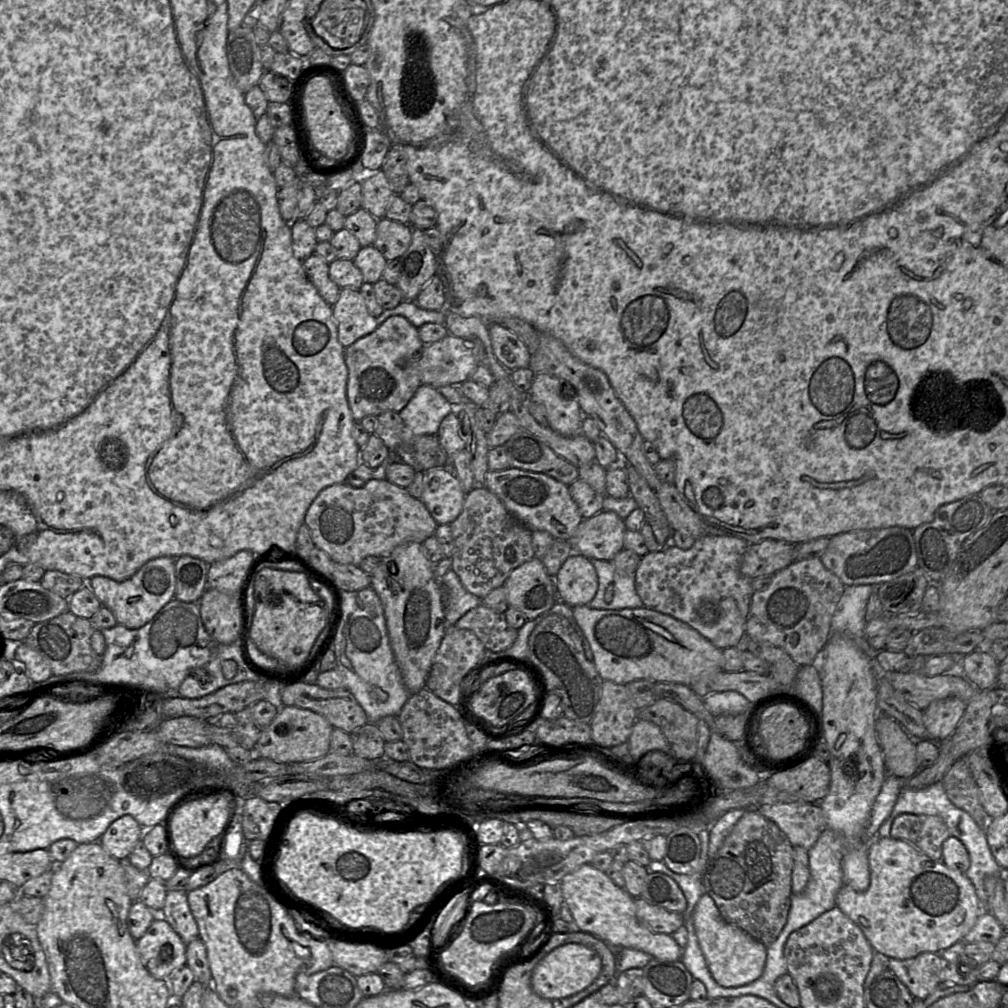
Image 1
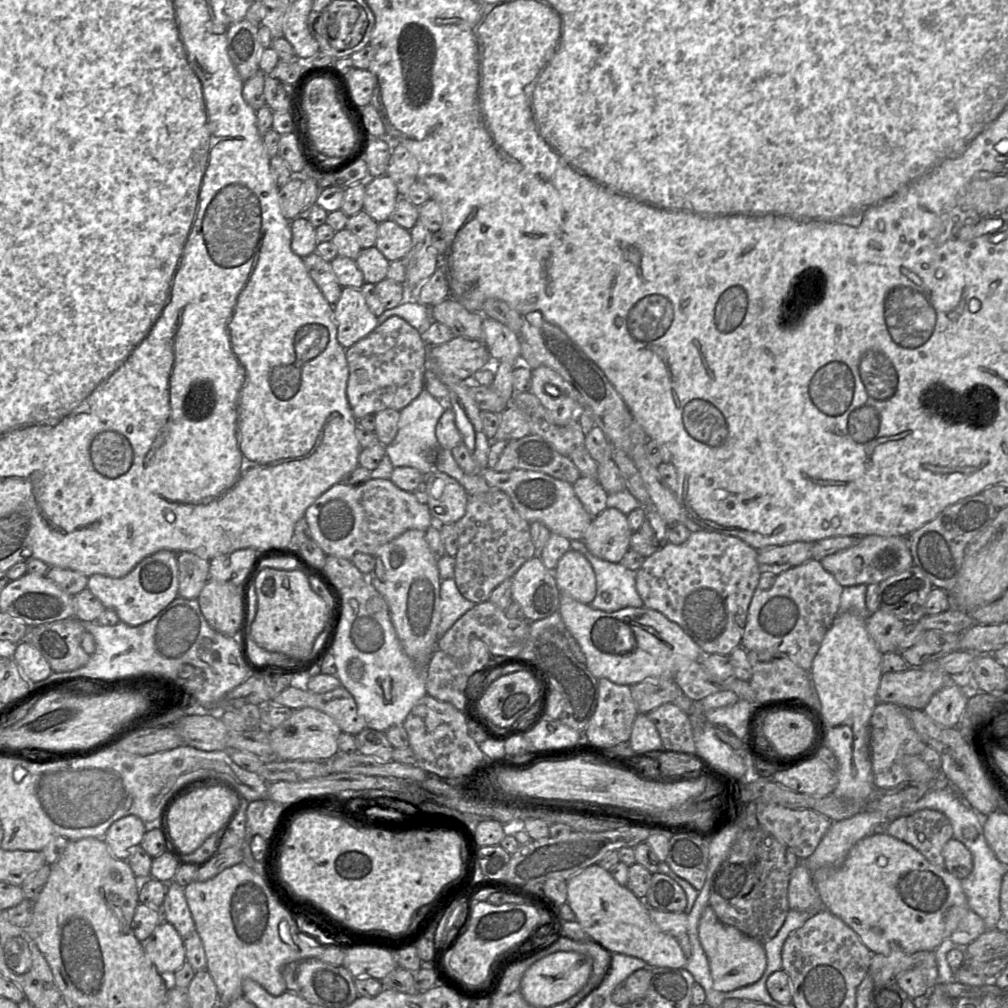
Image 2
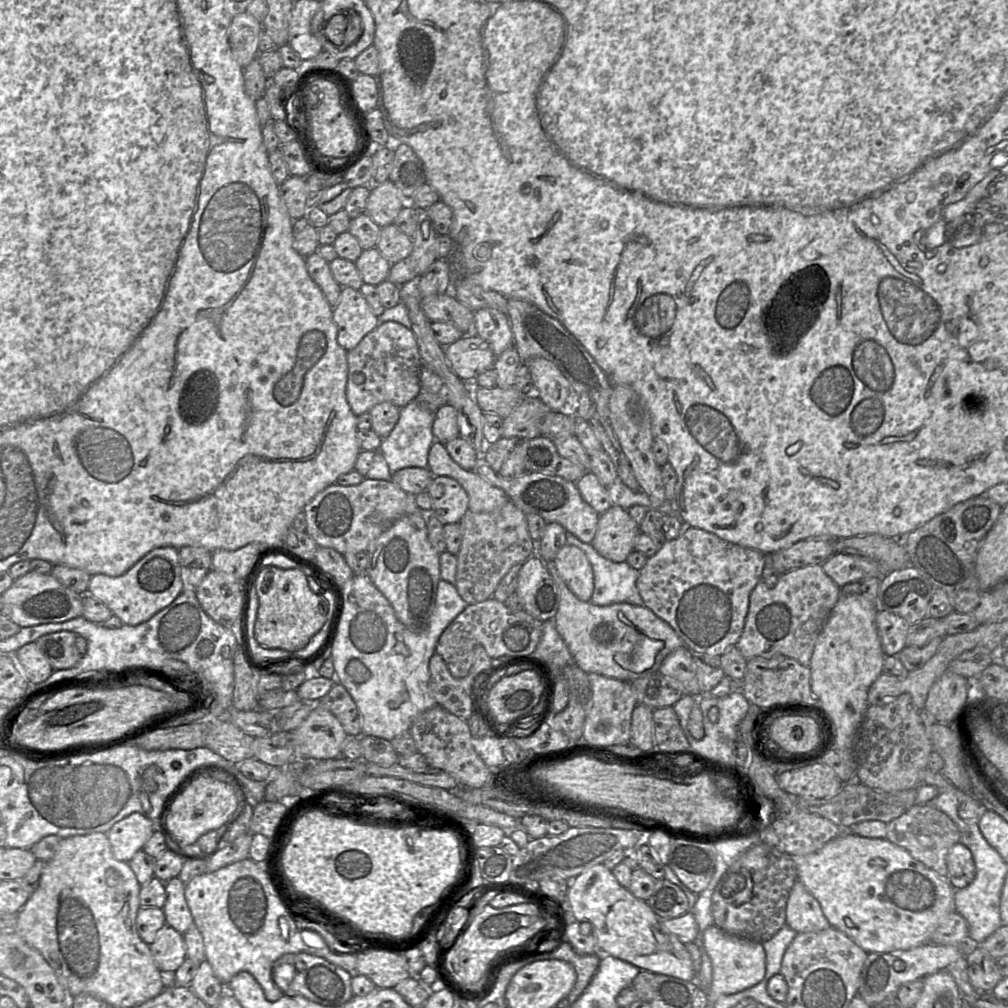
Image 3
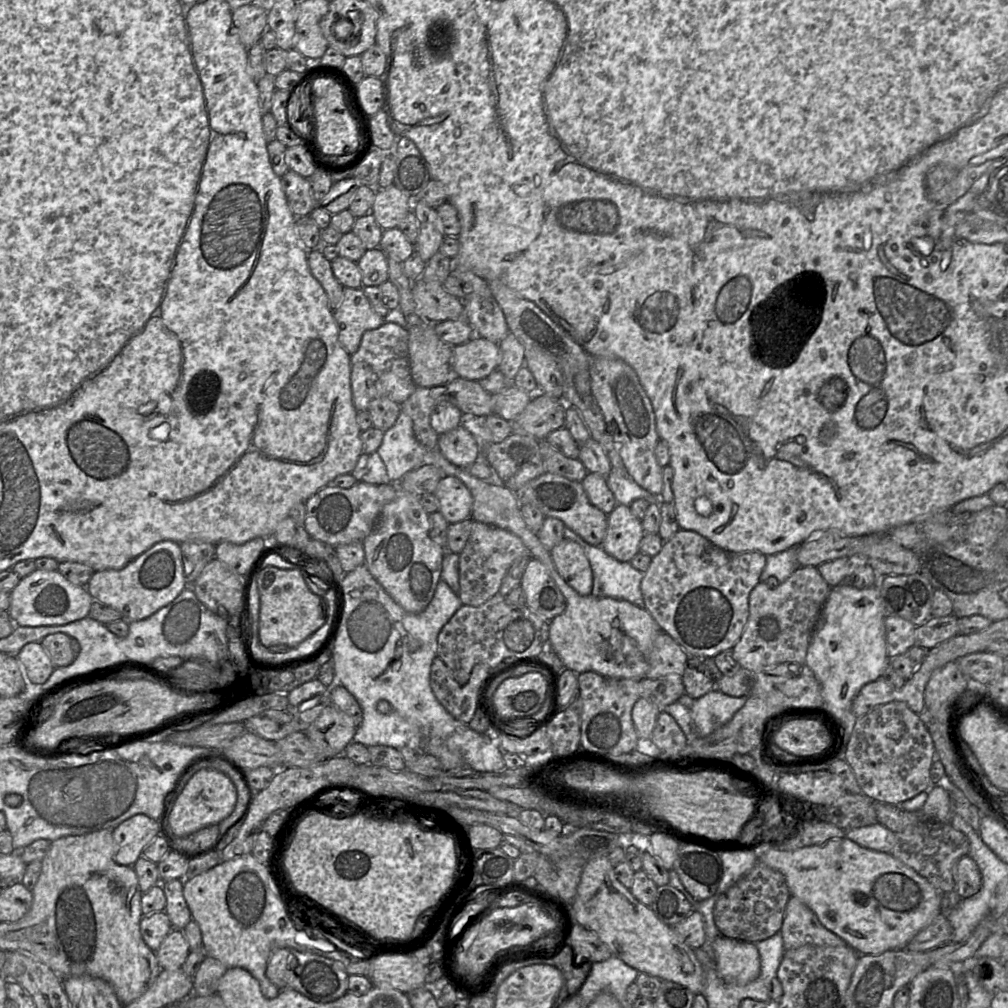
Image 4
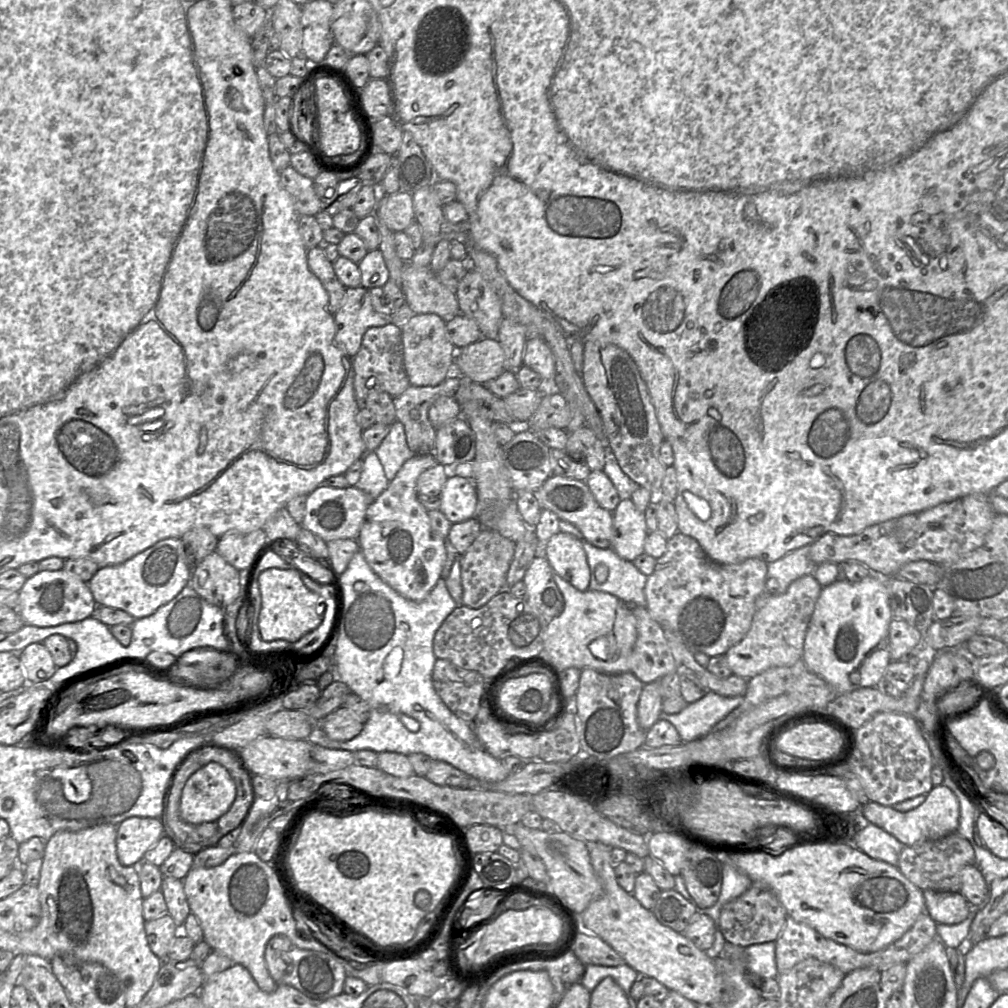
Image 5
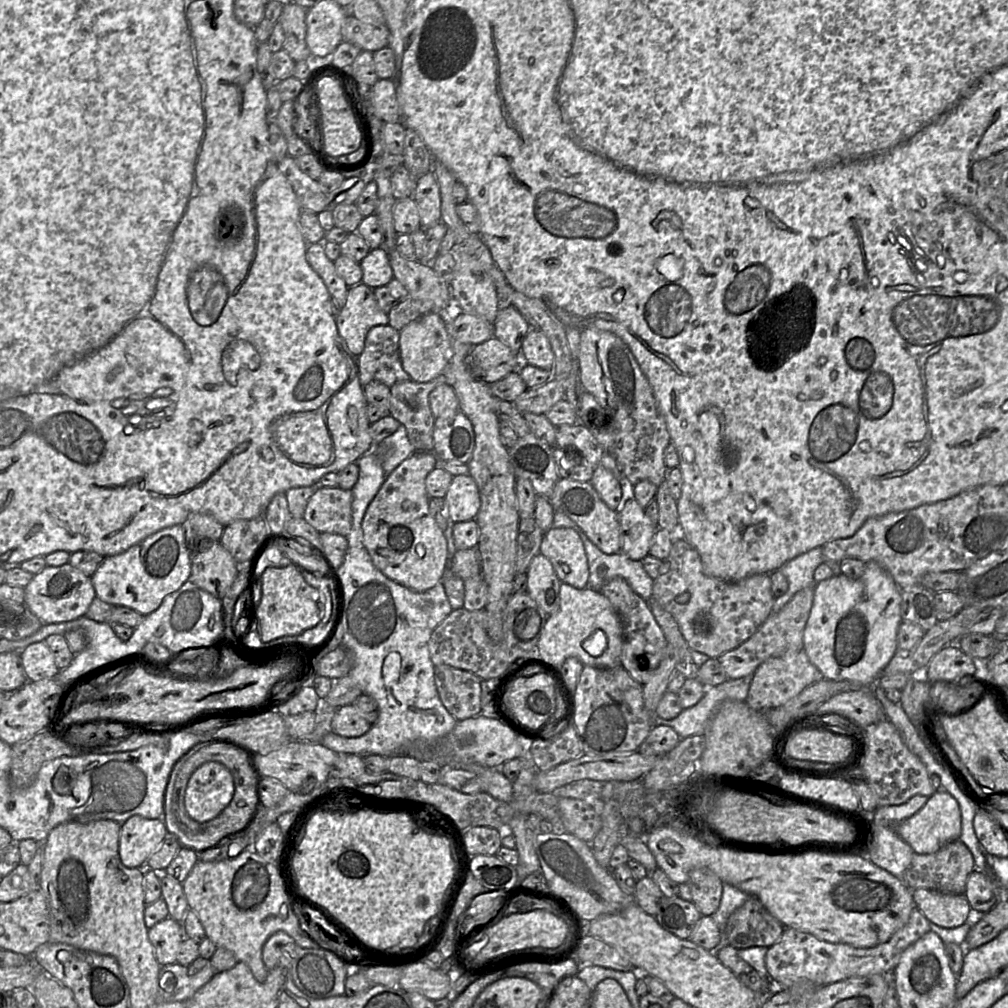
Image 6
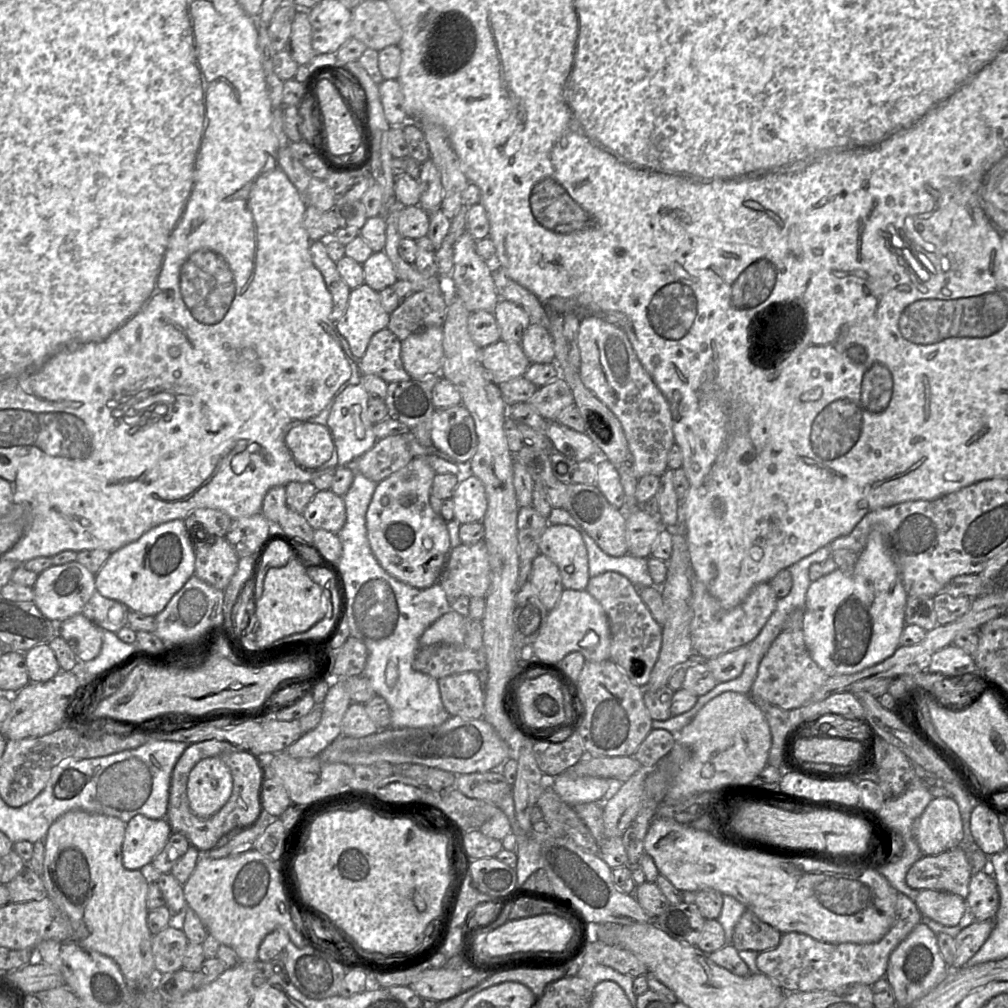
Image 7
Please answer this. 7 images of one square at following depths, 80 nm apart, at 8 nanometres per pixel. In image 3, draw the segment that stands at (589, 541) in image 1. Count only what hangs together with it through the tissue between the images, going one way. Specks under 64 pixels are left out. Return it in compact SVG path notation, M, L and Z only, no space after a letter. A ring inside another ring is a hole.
M612 505L600 515L595 537L590 544L604 558L613 562L625 562L635 550L639 533L640 525L628 510Z

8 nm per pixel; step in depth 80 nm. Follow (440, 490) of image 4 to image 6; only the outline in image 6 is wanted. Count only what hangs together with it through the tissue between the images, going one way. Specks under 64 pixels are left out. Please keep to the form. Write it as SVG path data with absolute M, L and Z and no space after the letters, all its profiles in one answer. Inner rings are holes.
M469 474L453 477L445 499L451 521L457 523L476 519L481 500L477 484Z

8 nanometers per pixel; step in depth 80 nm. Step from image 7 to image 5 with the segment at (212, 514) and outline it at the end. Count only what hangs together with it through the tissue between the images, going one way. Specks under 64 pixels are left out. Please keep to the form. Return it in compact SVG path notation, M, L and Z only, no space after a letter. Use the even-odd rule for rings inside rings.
M194 528L182 536L186 551L186 563L193 572L202 560L213 553L219 537L207 528Z

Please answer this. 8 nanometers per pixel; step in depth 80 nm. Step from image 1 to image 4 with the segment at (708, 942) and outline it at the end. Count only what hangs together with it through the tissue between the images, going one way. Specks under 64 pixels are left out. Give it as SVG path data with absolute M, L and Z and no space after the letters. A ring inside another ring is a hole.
M719 935L713 950L717 971L725 982L744 986L758 978L761 961L755 943Z

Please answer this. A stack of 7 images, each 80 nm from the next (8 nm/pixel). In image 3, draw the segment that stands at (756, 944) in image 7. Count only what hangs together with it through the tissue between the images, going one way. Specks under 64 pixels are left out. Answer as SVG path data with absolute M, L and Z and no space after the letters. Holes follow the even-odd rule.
M765 844L743 852L724 872L711 898L714 924L724 932L763 943L786 924L786 906L797 880L792 856Z

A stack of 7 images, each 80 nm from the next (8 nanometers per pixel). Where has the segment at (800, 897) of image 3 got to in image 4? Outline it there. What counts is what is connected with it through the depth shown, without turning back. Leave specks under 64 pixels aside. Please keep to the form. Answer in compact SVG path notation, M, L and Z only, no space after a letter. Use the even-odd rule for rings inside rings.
M795 896L788 900L780 933L785 951L804 945L847 945L844 940L823 926L816 914Z

